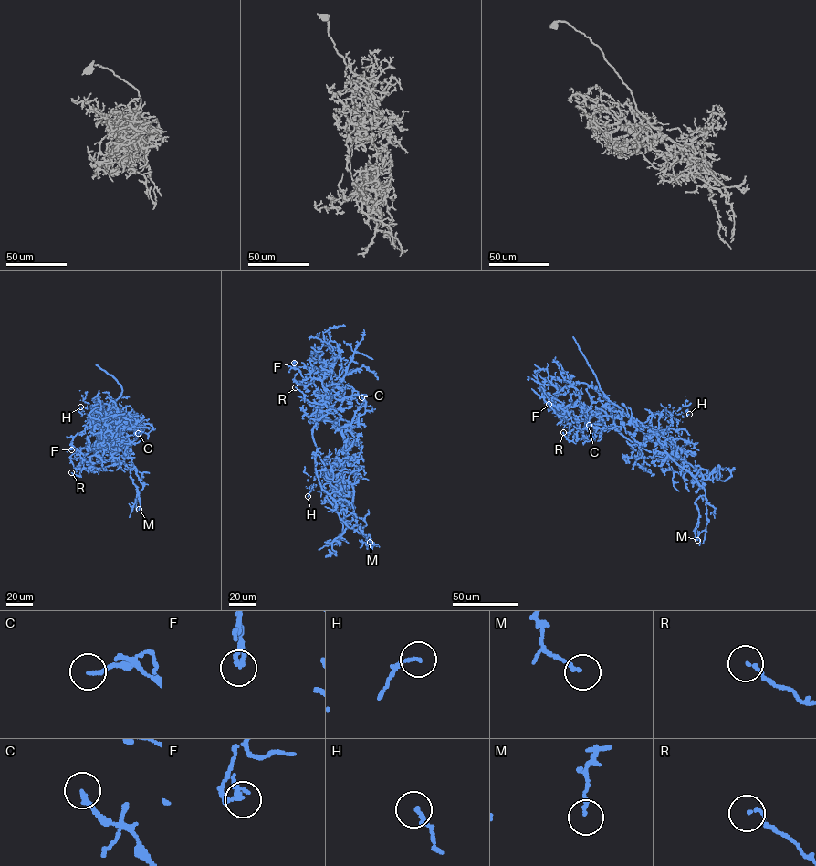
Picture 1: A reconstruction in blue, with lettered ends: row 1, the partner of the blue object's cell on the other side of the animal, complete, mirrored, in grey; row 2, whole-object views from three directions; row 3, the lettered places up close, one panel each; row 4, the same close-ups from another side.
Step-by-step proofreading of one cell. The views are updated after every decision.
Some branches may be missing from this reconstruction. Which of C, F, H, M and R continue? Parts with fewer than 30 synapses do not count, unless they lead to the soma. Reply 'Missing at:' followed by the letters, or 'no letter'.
Missing at: no letter

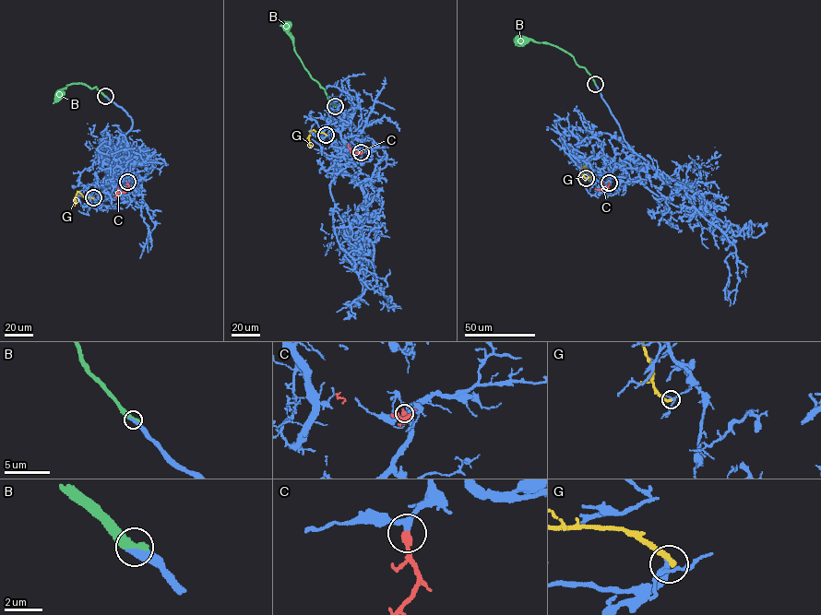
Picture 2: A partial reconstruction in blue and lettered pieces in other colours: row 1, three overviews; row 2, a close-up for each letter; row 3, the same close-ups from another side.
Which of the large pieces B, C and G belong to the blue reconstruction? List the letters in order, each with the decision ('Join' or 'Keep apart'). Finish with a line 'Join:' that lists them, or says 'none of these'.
B: Join
C: Join
G: Keep apart
Join: B, C

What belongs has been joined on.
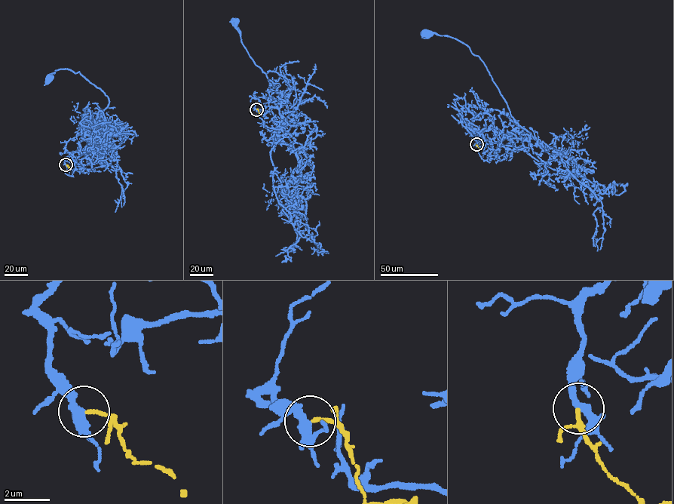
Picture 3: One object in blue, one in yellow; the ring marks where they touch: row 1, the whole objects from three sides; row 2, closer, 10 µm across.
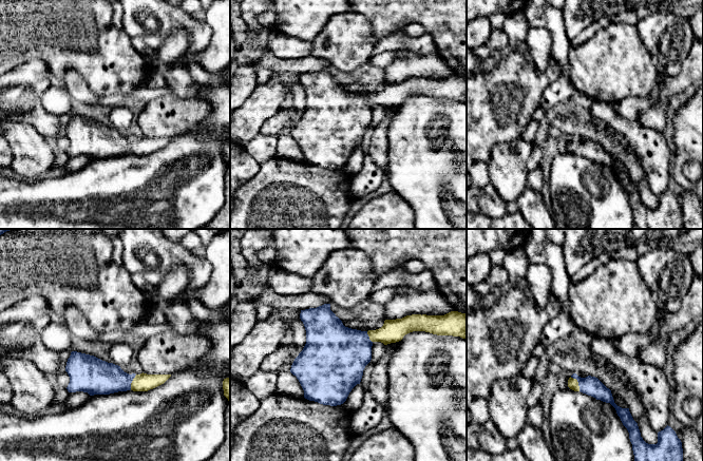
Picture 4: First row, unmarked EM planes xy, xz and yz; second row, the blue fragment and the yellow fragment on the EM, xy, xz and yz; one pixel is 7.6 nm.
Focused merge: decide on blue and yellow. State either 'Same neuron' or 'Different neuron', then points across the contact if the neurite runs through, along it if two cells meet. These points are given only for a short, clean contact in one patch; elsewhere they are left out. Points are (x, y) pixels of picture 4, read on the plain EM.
Same neuron. Path across: yz (592, 150), (577, 145), (572, 147)

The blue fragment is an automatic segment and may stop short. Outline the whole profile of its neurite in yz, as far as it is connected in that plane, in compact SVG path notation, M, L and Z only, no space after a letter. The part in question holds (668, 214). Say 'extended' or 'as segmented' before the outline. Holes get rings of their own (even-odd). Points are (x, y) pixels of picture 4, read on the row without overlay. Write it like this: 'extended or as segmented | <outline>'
extended | M573 137L568 143L568 151L596 164L610 167L615 172L623 189L629 196L634 229L684 229L682 206L670 190L667 189L658 196L657 208L648 208L641 200L638 187L633 184L629 172L618 170L614 167L611 154L597 141L591 139L581 141Z

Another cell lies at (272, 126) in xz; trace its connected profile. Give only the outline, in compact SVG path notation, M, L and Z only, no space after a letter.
M281 108L273 116L267 119L260 129L260 134L269 136L278 135L278 133L284 128L289 121L297 121L299 114L292 109Z

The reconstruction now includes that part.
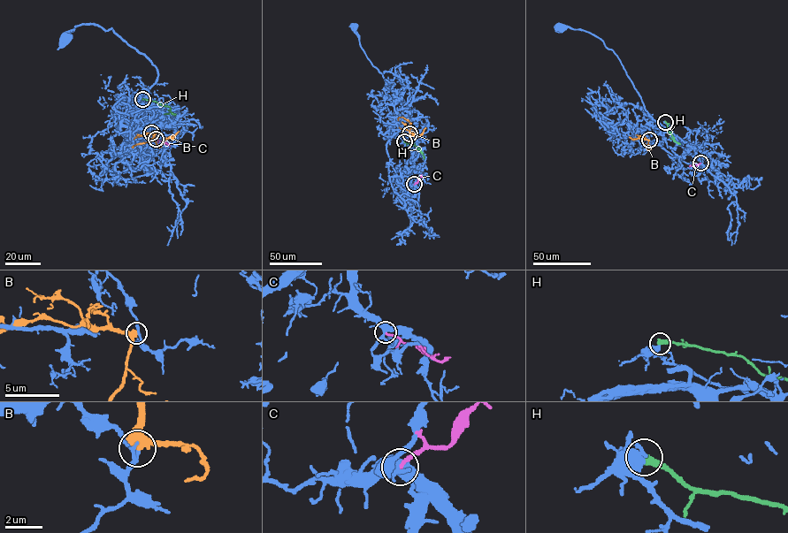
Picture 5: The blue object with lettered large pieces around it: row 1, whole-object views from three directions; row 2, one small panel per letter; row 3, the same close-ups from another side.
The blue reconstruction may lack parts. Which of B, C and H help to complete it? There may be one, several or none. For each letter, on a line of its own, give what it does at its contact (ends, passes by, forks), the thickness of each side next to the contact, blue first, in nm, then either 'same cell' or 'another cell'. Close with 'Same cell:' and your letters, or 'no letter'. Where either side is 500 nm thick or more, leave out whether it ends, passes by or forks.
B: it passes by | 220/440 nm | another cell
C: it ends | 440/200 nm | another cell
H: it ends | 320/440 nm | another cell
Same cell: no letter

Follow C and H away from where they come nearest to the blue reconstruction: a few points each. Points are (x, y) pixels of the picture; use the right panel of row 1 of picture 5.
C: (700, 163), (689, 167)
H: (665, 121), (674, 140), (680, 144)

